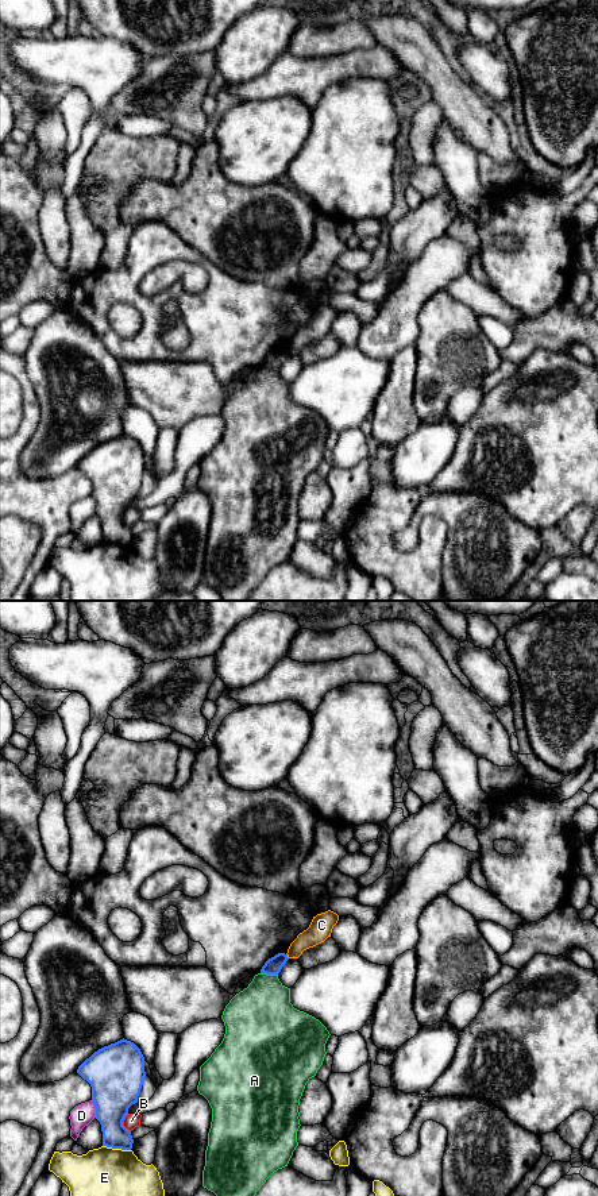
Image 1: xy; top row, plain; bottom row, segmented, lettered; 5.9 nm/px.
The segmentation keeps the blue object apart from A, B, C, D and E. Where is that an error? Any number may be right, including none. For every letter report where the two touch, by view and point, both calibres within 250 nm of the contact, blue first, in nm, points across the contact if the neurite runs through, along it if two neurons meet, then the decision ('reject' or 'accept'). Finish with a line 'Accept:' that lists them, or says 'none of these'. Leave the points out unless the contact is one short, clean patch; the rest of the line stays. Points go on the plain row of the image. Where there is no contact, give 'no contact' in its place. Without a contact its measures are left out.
A: meets blue in xy at (269, 369); 100 nm thick on the blue side, 360 nm on the other; reject
B: meets blue in xy at (122, 519); 300 nm thick on the blue side, 90 nm on the other; reject
C: meets blue in xy at (286, 351); 100 nm thick on the blue side, 140 nm on the other; border along xy (286, 348), (289, 352); reject
D: meets blue in xy at (96, 504); 340 nm thick on the blue side, 140 nm on the other; reject
E: meets blue in xy at (116, 543); 190 nm thick on the blue side, 480 nm on the other; reject
Accept: none of these

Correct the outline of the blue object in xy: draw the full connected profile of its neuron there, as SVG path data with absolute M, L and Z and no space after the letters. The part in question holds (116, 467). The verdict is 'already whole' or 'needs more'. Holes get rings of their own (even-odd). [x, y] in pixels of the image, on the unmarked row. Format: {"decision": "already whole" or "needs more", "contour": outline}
{"decision": "already whole", "contour": "M123 433L99 444L78 462L77 468L92 482L103 541L132 544L134 535L123 516L128 504L138 498L146 472L144 458L140 444Z"}

